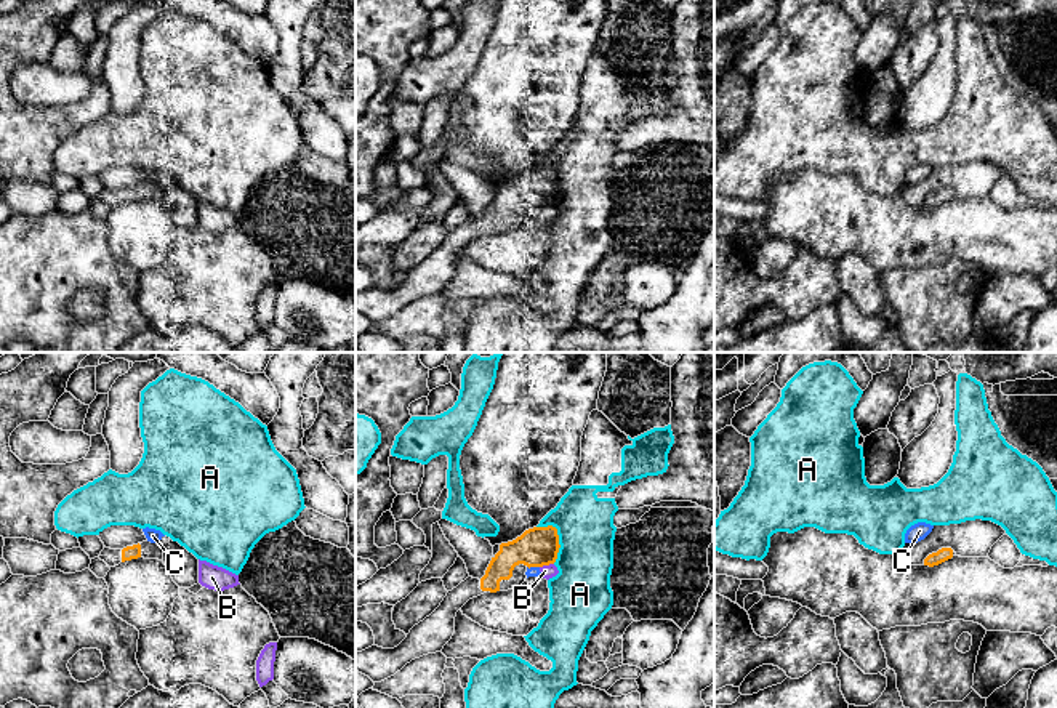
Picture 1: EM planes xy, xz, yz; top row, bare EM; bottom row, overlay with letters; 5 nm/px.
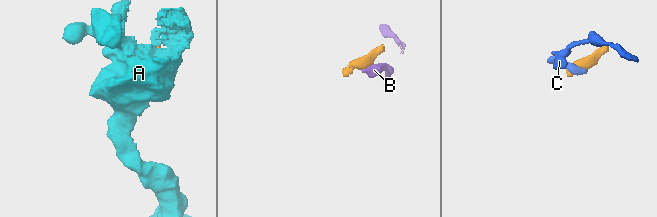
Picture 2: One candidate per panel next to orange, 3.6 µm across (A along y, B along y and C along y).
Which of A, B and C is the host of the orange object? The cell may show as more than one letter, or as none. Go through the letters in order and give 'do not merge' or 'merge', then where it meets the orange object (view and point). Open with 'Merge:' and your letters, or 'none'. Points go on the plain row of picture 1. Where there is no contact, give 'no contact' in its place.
Merge: none
A: do not merge; contact xz (558, 178)
B: do not merge; contact xz (546, 205)
C: do not merge; contact xz (534, 207)

